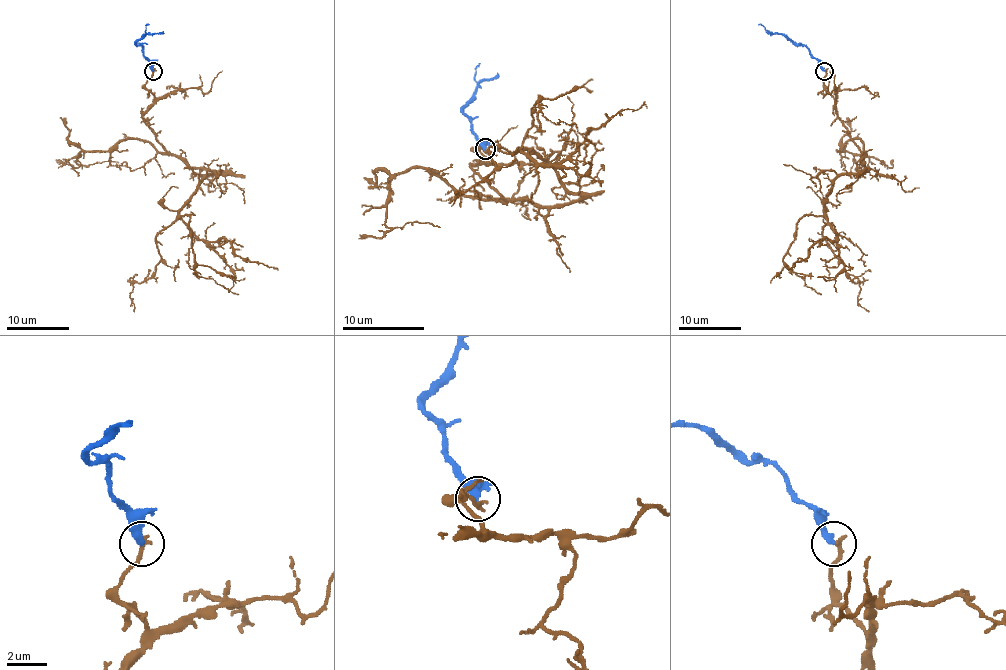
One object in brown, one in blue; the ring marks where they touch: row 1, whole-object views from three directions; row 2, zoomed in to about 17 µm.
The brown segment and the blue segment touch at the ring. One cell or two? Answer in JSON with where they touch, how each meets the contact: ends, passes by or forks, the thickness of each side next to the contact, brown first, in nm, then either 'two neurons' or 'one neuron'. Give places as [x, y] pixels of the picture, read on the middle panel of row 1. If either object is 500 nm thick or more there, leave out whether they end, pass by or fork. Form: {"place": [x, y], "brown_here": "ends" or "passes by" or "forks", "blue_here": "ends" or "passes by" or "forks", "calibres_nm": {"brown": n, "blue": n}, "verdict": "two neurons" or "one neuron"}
{"place": [485, 149], "brown_here": "ends", "blue_here": "ends", "calibres_nm": {"brown": 240, "blue": 360}, "verdict": "two neurons"}

